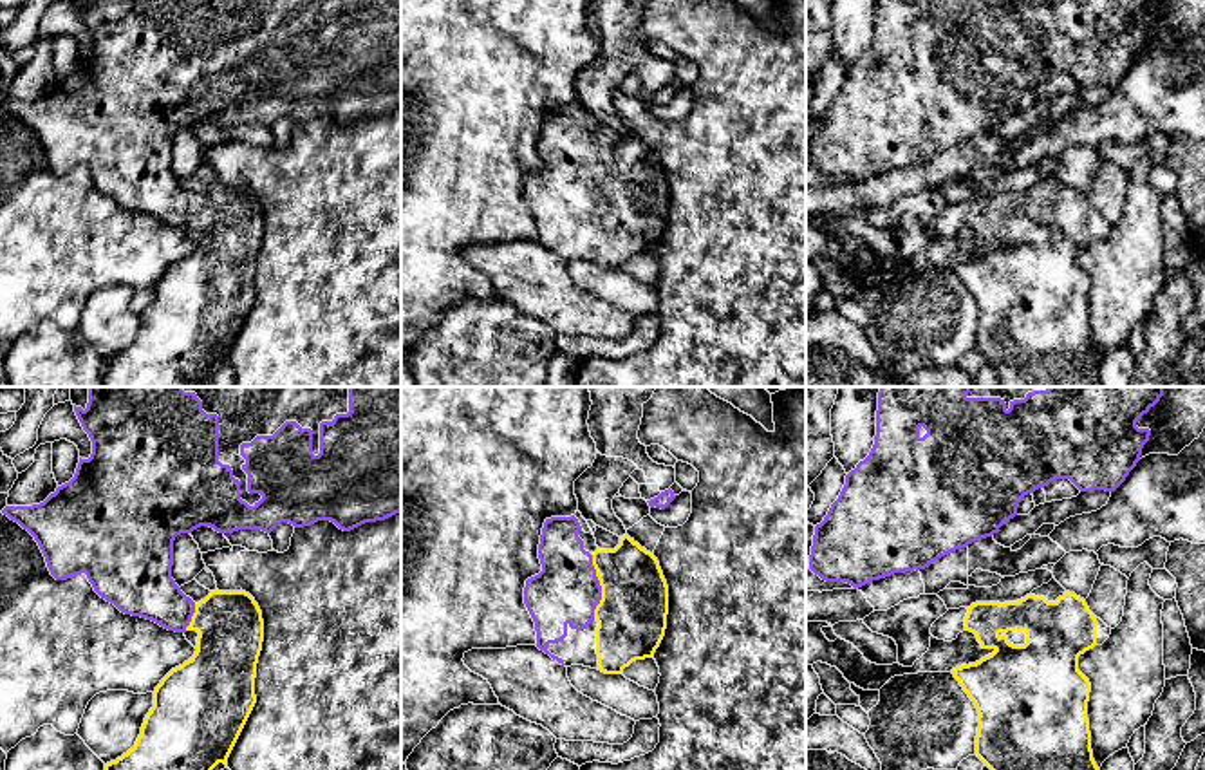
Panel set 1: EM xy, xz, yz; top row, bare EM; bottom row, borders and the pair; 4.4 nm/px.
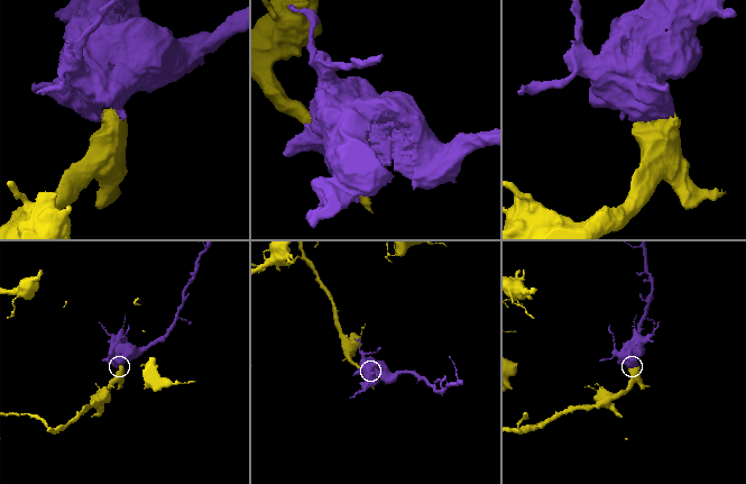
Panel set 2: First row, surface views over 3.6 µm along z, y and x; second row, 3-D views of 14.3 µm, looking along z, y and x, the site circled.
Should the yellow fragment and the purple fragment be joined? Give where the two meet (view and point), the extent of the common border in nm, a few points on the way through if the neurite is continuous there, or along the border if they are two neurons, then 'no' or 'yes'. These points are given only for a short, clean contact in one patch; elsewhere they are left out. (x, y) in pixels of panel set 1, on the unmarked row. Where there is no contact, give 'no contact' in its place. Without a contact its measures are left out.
xz (602, 183) | 280 nm | across xz (631, 210), (602, 183), (571, 183), (566, 187) | yes

